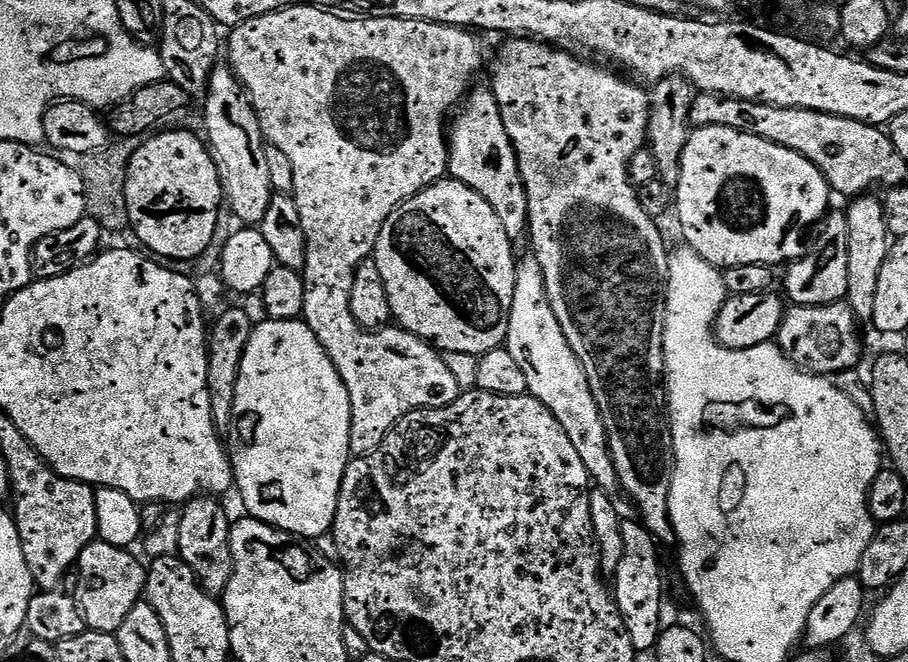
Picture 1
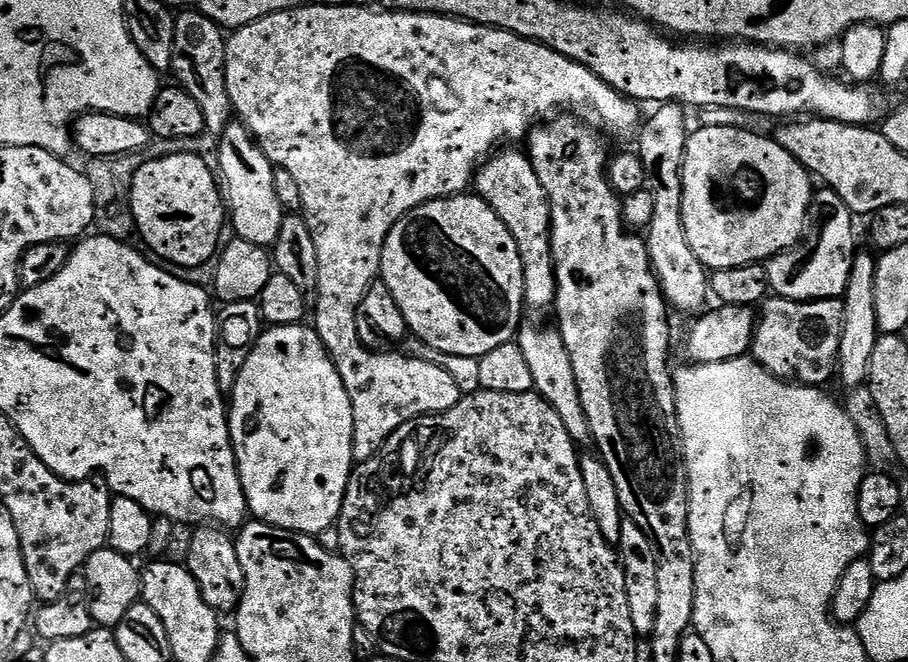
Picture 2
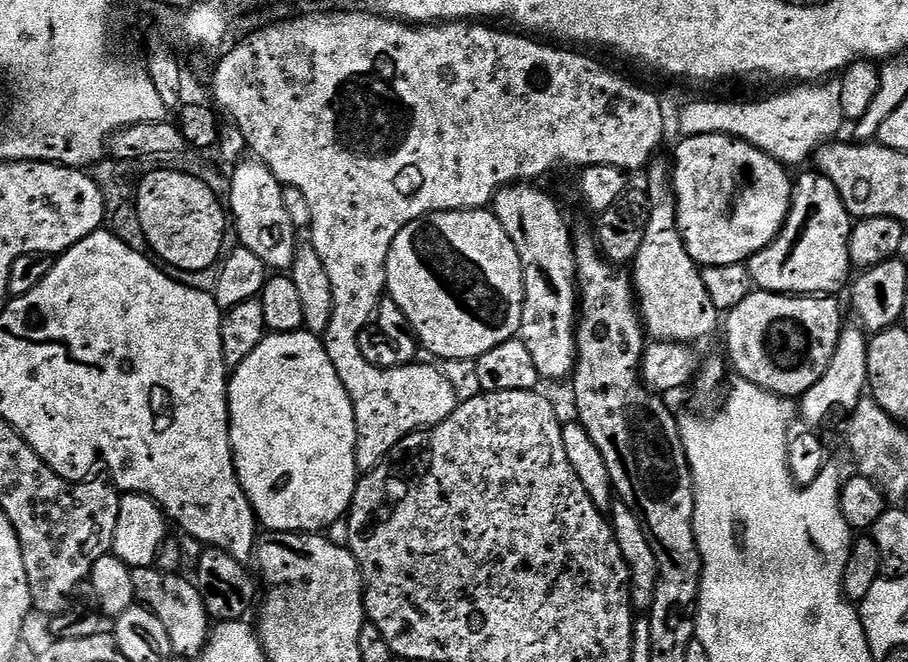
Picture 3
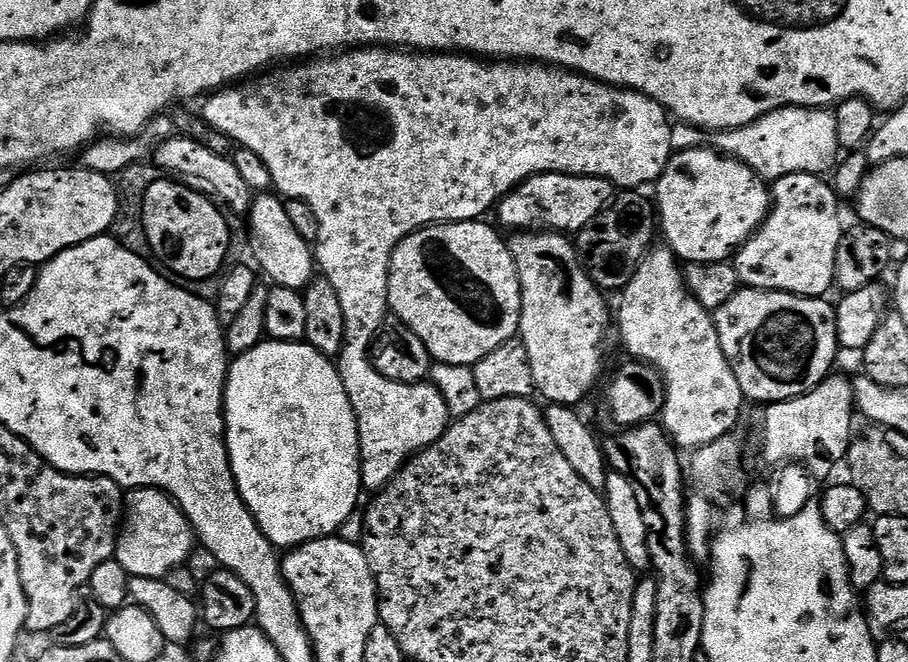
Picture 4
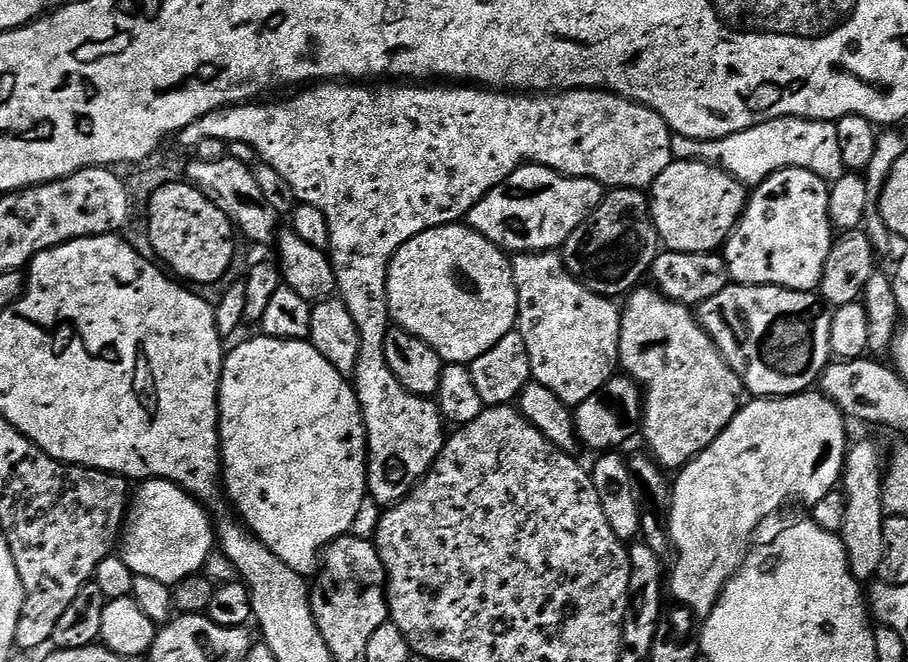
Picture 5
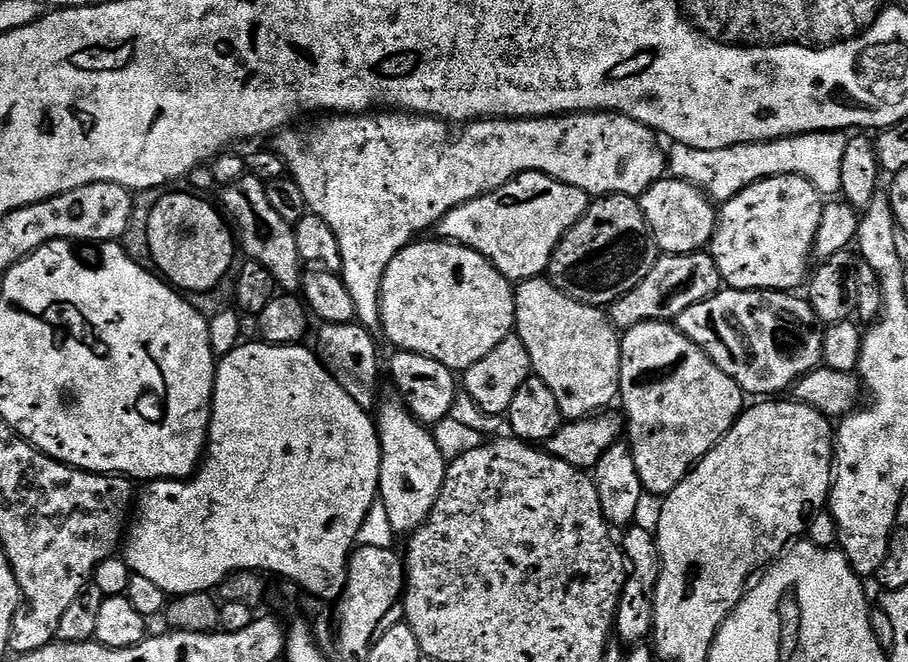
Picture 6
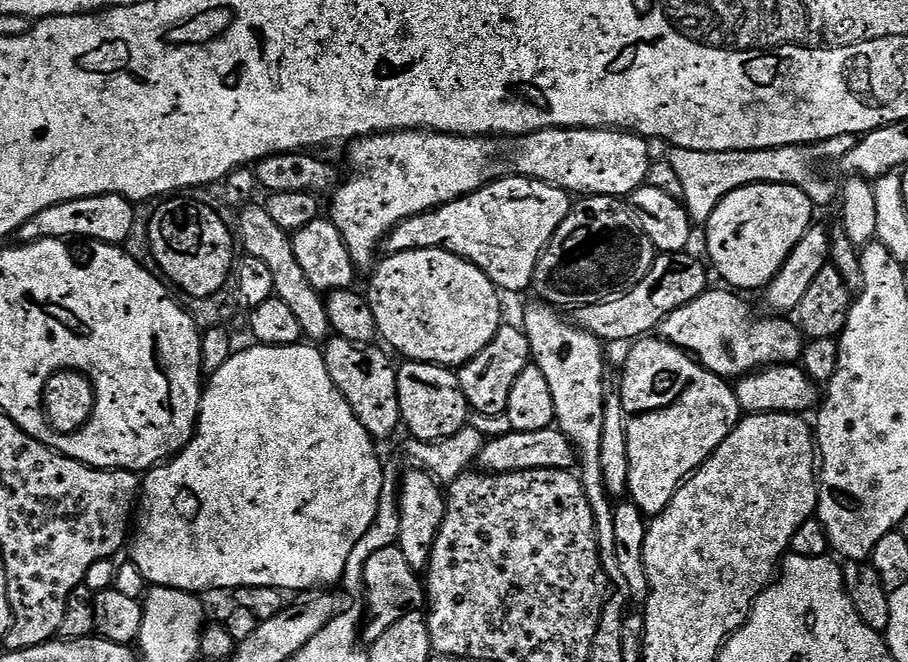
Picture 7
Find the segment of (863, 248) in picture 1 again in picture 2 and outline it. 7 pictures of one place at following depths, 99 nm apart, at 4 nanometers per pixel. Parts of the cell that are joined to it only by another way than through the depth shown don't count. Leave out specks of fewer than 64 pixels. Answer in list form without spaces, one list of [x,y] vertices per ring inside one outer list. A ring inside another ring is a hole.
[[[861,251],[854,258],[850,266],[850,282],[846,282],[846,290],[842,297],[844,317],[842,318],[838,380],[840,376],[841,382],[848,390],[859,388],[867,381],[870,354],[874,354],[876,338],[881,335],[878,314],[874,314],[874,278],[876,277],[877,257],[871,251],[868,252]]]

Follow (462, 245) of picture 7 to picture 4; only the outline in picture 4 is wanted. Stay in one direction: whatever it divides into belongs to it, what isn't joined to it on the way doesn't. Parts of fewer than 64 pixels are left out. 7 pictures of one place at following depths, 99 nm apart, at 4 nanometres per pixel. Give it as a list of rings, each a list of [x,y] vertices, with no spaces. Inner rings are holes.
[[[542,172],[524,180],[495,209],[499,227],[511,230],[551,230],[561,234],[575,234],[614,199],[614,186],[597,176],[568,176],[564,172]]]

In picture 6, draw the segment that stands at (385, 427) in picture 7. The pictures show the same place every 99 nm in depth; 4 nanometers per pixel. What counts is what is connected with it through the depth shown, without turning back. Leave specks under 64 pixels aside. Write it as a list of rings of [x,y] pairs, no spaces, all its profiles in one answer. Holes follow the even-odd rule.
[[[359,322],[350,324],[319,325],[320,333],[316,336],[314,351],[320,357],[326,371],[358,402],[358,406],[369,410],[377,407],[380,396],[380,352],[376,349],[377,337]]]

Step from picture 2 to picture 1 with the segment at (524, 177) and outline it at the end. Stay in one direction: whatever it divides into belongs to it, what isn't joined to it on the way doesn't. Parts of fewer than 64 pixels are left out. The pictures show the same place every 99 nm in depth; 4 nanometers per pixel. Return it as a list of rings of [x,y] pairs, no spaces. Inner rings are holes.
[[[475,87],[469,91],[462,107],[455,113],[448,132],[447,175],[470,186],[470,190],[482,194],[482,198],[490,202],[494,214],[498,214],[502,226],[506,226],[506,234],[513,242],[520,242],[523,236],[525,239],[529,235],[526,186],[522,182],[510,134],[506,134],[506,122],[502,122],[502,114],[491,87]]]

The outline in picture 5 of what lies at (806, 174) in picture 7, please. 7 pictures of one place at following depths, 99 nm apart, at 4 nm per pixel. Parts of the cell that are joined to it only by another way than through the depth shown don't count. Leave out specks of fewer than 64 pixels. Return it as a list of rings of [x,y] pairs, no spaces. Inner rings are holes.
[[[771,120],[750,130],[730,134],[721,140],[695,140],[673,135],[672,154],[678,160],[697,160],[729,172],[739,184],[755,186],[775,172],[787,168],[810,170],[829,182],[846,173],[842,162],[842,146],[838,146],[838,130],[827,120]]]

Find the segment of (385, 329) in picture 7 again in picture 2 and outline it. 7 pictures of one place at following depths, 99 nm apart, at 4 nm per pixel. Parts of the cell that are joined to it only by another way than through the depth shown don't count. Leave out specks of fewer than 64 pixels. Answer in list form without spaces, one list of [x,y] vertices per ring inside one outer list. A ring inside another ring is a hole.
[[[475,194],[441,196],[410,210],[386,238],[379,279],[390,286],[390,294],[394,294],[394,302],[398,302],[398,310],[406,318],[409,333],[446,354],[477,358],[490,354],[494,346],[509,343],[519,333],[520,315],[526,312],[518,242],[514,242],[502,218]]]

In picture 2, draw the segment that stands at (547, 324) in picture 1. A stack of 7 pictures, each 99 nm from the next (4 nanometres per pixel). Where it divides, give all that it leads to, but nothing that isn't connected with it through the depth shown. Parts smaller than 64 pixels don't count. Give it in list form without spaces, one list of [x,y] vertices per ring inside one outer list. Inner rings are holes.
[[[524,322],[520,326],[518,343],[522,354],[526,358],[526,363],[530,365],[530,374],[534,378],[532,386],[536,395],[541,396],[549,404],[554,410],[554,414],[558,414],[558,418],[562,418],[562,426],[566,426],[566,434],[570,434],[570,438],[576,445],[591,445],[593,439],[590,422],[586,418],[586,410],[582,410],[582,394],[578,394],[578,382],[574,378],[574,366],[570,366],[570,354],[562,342],[559,331],[555,327],[543,328],[540,324],[528,324],[528,322]]]

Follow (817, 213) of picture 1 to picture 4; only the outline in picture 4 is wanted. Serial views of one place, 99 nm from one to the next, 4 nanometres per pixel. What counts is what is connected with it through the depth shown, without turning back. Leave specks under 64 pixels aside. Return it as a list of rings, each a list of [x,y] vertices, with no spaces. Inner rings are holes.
[[[701,146],[698,148],[690,148],[688,150],[676,150],[673,151],[670,162],[666,166],[666,170],[661,174],[660,179],[656,181],[654,185],[654,208],[658,213],[658,228],[662,233],[664,232],[663,243],[667,247],[671,248],[672,253],[676,255],[681,261],[690,264],[705,264],[706,262],[718,262],[719,260],[728,260],[733,255],[734,250],[739,249],[741,244],[745,244],[749,238],[758,231],[761,224],[764,223],[765,218],[768,217],[768,213],[772,207],[772,193],[769,185],[755,172],[746,166],[735,156],[725,156],[716,151],[711,146]]]

